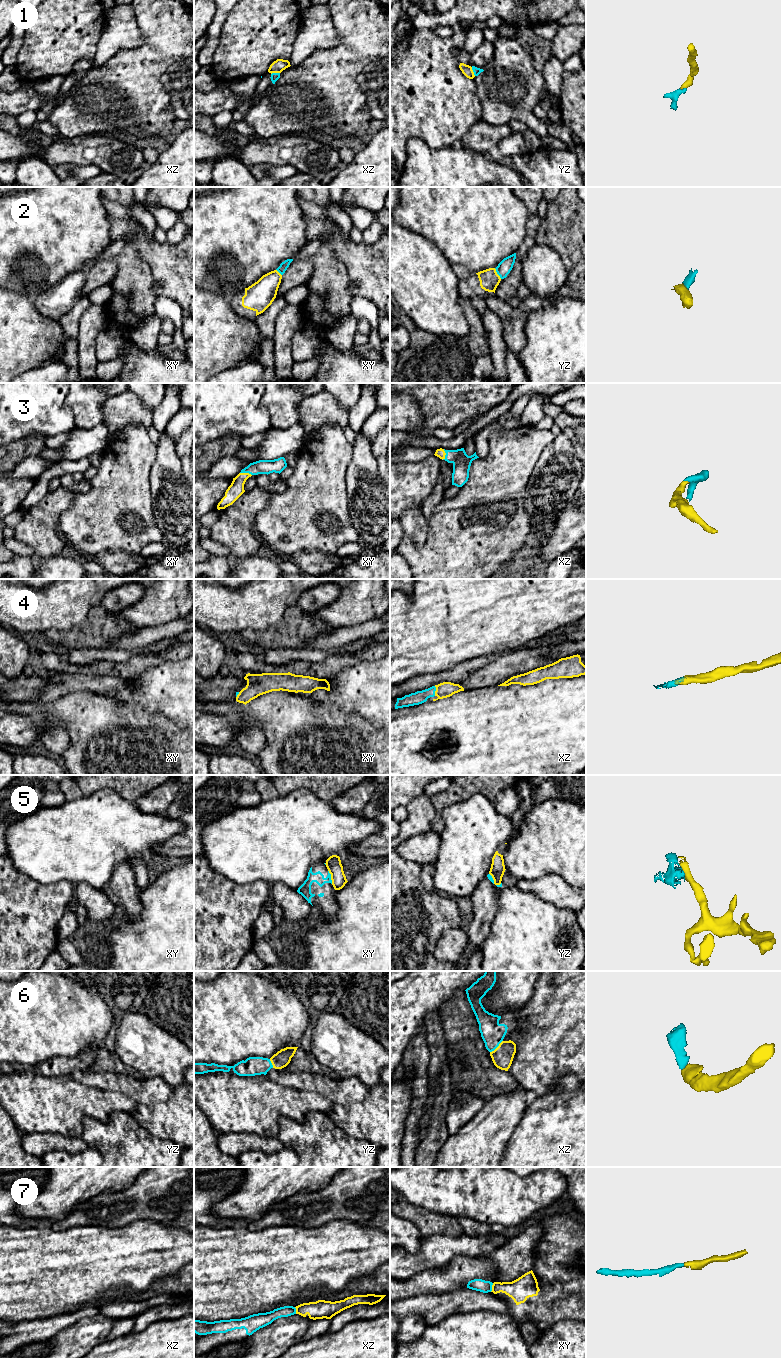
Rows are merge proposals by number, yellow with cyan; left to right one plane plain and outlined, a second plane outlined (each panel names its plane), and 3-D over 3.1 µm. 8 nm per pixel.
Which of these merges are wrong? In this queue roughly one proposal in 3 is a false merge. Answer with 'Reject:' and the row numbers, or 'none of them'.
Reject: 5, 7

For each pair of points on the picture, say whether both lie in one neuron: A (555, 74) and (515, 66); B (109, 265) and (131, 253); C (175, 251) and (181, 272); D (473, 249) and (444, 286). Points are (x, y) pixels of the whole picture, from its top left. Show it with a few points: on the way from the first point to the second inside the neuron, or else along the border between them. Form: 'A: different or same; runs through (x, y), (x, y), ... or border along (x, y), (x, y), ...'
A: different; border along (539, 72), (543, 78), (545, 89)
B: different; border along (117, 257), (117, 273), (110, 282)
C: same; runs through (175, 256), (176, 267)
D: different; border along (436, 246), (451, 264)

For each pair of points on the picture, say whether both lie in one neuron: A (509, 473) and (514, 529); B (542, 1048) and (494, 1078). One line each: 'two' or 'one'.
A: one
B: two

